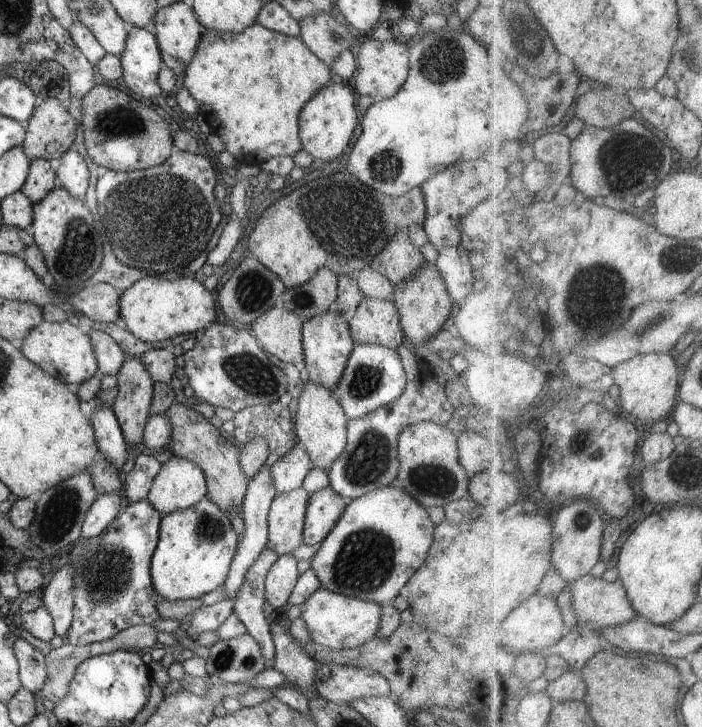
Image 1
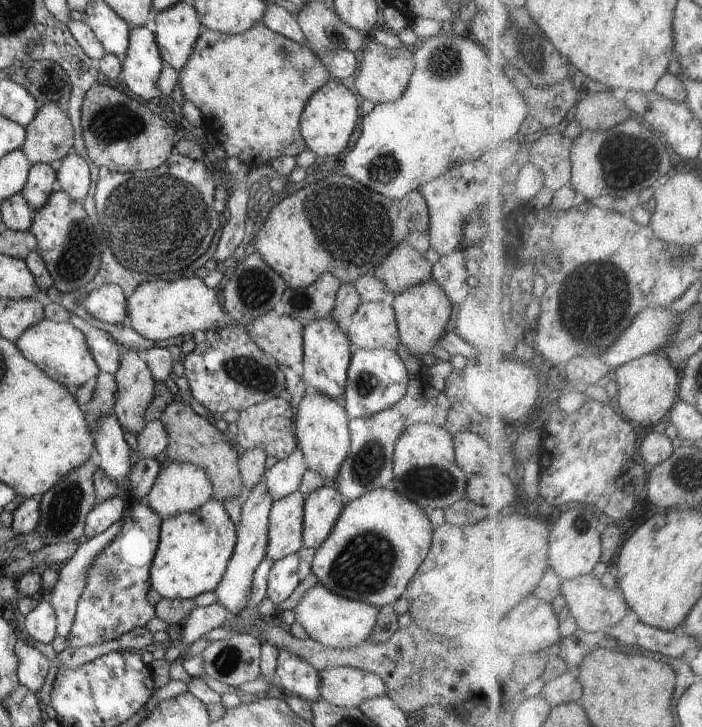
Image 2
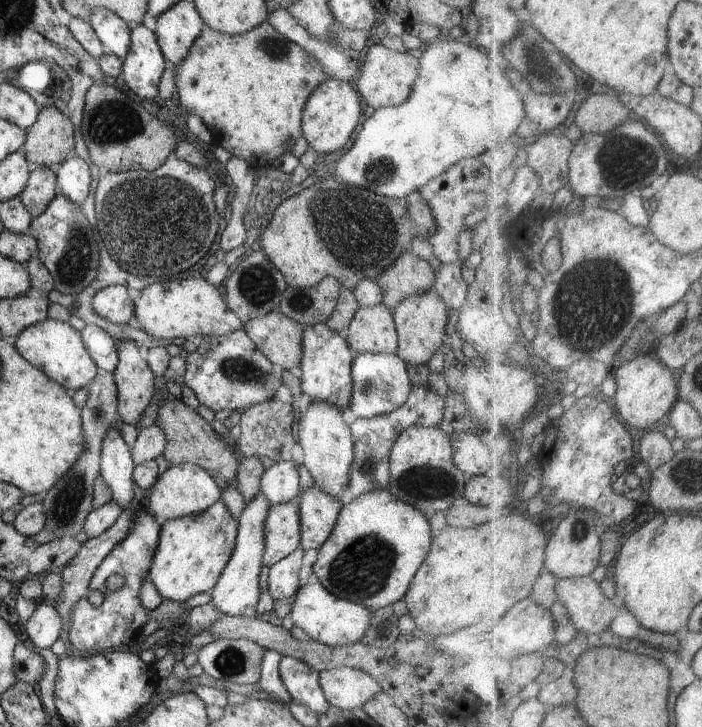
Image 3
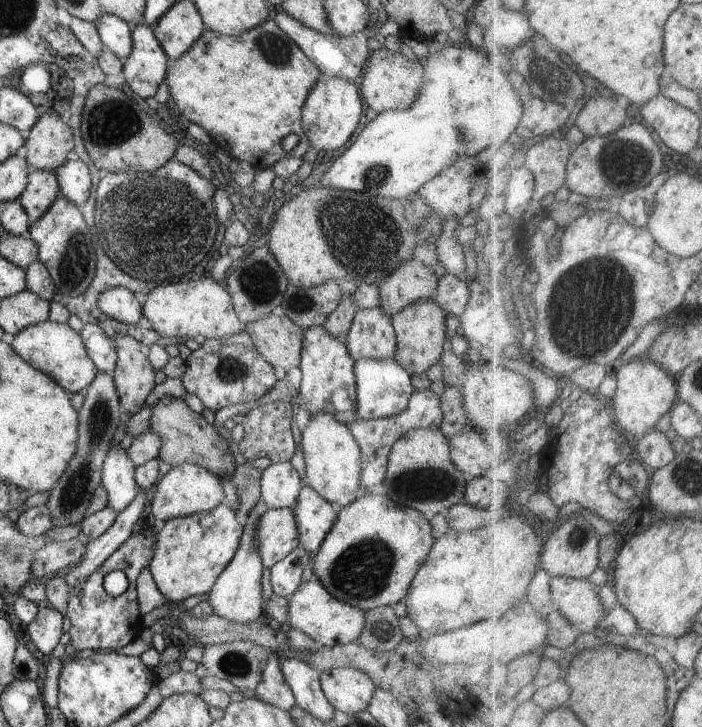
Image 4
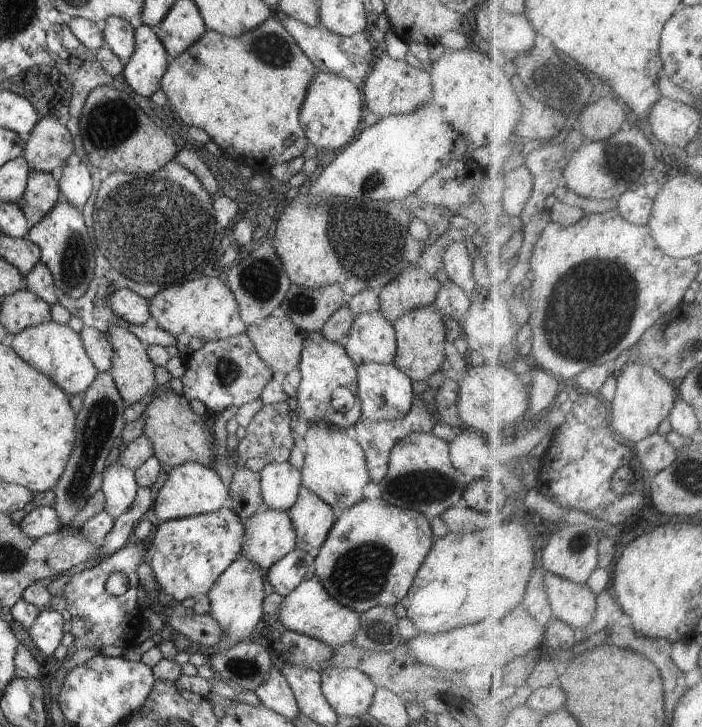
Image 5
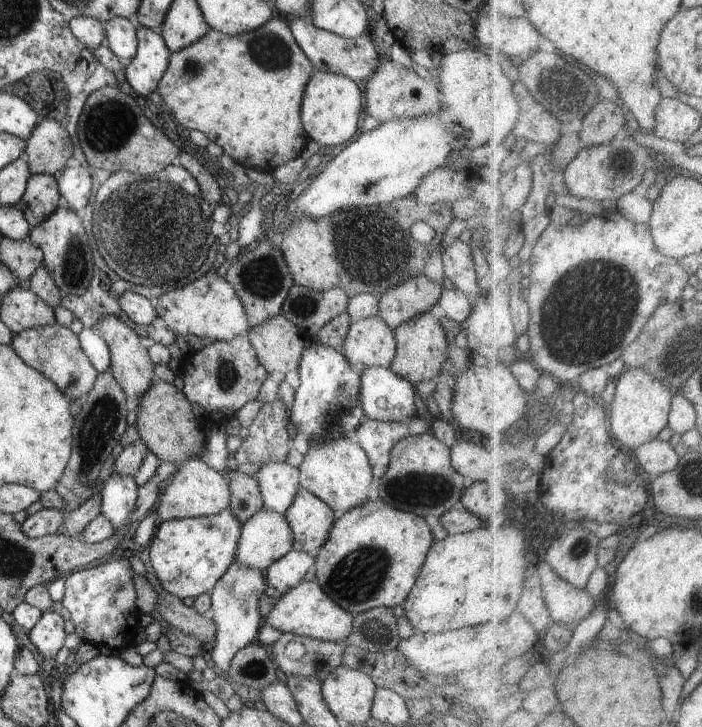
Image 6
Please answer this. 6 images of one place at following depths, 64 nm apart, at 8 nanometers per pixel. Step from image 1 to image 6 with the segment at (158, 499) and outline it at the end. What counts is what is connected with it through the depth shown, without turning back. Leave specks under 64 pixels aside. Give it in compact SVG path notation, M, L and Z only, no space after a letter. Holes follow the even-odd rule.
M197 457L189 459L174 474L170 486L160 496L153 514L163 521L172 521L175 519L190 519L222 513L231 504L229 480L227 477L219 471L210 468L209 465L206 465Z

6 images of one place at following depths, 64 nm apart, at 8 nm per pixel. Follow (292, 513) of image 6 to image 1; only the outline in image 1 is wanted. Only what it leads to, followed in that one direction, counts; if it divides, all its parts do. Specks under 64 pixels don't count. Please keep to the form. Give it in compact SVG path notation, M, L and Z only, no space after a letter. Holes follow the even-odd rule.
M330 486L311 493L305 514L303 544L314 546L322 542L340 520L350 501L334 492Z

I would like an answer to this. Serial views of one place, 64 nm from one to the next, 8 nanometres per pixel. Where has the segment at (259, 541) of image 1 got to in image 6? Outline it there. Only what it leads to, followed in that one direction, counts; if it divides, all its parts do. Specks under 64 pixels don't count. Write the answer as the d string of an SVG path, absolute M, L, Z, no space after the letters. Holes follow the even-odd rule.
M233 563L210 592L209 616L216 628L216 640L210 656L220 675L228 675L229 665L234 656L258 638L264 620L260 615L258 602L267 588L264 572L244 569Z

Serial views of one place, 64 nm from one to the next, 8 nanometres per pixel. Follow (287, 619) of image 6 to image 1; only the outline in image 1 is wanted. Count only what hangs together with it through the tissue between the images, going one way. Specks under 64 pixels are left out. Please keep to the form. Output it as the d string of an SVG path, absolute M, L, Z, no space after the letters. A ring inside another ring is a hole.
M321 586L302 604L301 617L306 622L315 645L330 650L342 650L358 648L376 638L382 620L382 610L381 605L376 602L342 596Z

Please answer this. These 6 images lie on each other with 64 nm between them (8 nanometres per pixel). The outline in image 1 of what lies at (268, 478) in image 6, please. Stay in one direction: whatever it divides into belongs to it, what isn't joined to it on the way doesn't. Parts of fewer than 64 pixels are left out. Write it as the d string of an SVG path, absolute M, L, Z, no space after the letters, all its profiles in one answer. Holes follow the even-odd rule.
M298 442L270 467L277 494L302 487L306 474L312 470L312 460L303 444Z

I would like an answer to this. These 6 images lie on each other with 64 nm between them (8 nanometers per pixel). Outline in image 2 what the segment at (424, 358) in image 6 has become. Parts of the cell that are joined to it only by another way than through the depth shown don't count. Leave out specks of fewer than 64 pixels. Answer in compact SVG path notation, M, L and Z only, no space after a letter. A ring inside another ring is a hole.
M430 276L430 280L414 284L400 292L398 296L393 296L391 305L394 308L398 334L404 348L412 355L433 354L437 348L436 342L445 335L444 328L452 312L452 302L433 276Z

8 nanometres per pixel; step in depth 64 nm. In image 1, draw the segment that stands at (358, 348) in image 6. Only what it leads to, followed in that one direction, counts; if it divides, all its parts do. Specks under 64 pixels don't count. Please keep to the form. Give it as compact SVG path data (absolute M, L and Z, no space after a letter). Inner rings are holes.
M363 297L348 326L355 344L380 344L396 351L404 340L393 300Z

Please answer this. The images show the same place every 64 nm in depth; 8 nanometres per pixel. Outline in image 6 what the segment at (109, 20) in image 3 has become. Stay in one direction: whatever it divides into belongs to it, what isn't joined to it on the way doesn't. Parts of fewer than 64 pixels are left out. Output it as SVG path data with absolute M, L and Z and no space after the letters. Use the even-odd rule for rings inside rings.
M117 17L103 24L106 45L126 68L137 52L137 33L139 26L123 17Z

